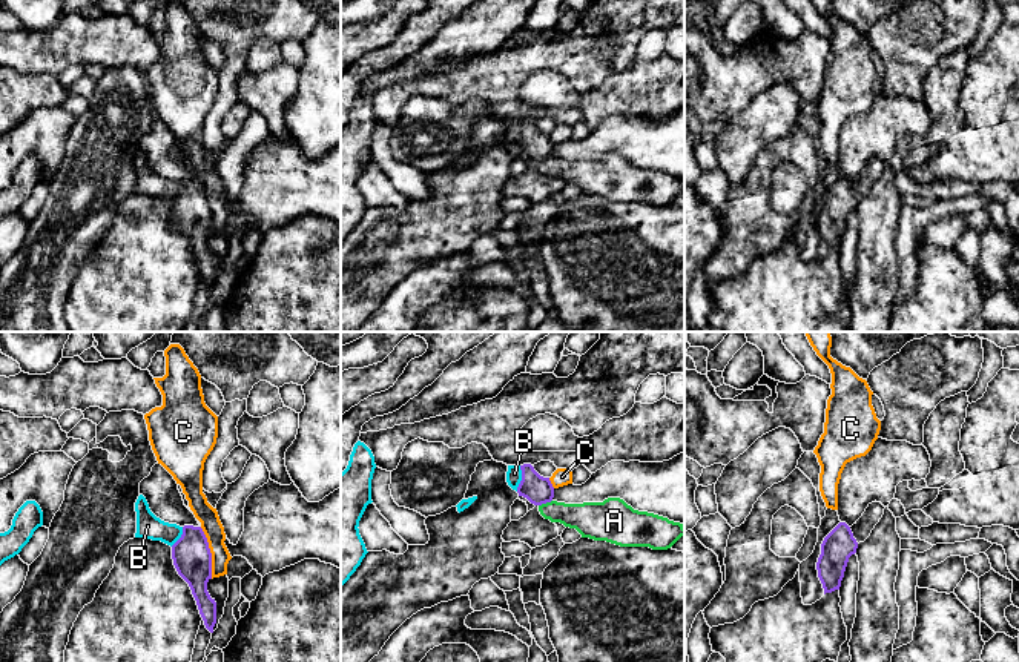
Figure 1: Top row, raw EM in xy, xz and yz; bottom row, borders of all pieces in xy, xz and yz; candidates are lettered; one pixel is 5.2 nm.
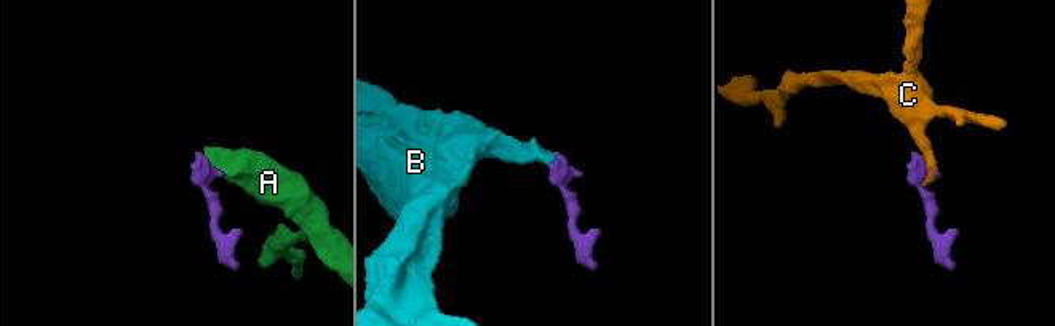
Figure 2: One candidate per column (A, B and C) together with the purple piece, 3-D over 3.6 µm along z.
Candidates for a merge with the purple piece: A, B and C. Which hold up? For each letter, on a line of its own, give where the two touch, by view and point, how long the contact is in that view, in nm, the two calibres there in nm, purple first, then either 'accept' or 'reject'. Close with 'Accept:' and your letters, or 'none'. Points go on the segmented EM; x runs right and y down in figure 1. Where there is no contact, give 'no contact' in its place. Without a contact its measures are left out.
A: xz (545, 503) | 80 nm | 150/180 nm | accept
B: xz (522, 478) | 140 nm | 150/80 nm | accept
C: xy (211, 553) | 280 nm | 200/110 nm | reject
Accept: A, B

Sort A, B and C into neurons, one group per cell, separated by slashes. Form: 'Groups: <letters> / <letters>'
Groups: A B / C

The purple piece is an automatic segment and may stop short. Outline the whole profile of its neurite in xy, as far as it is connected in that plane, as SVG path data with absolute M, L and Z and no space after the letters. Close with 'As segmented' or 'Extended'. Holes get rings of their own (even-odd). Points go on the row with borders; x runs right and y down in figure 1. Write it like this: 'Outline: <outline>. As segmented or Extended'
Outline: M143 495L135 502L135 538L161 541L172 547L172 559L178 574L189 584L206 628L213 633L216 602L207 591L212 579L212 553L201 527L169 524L157 518Z. Extended

